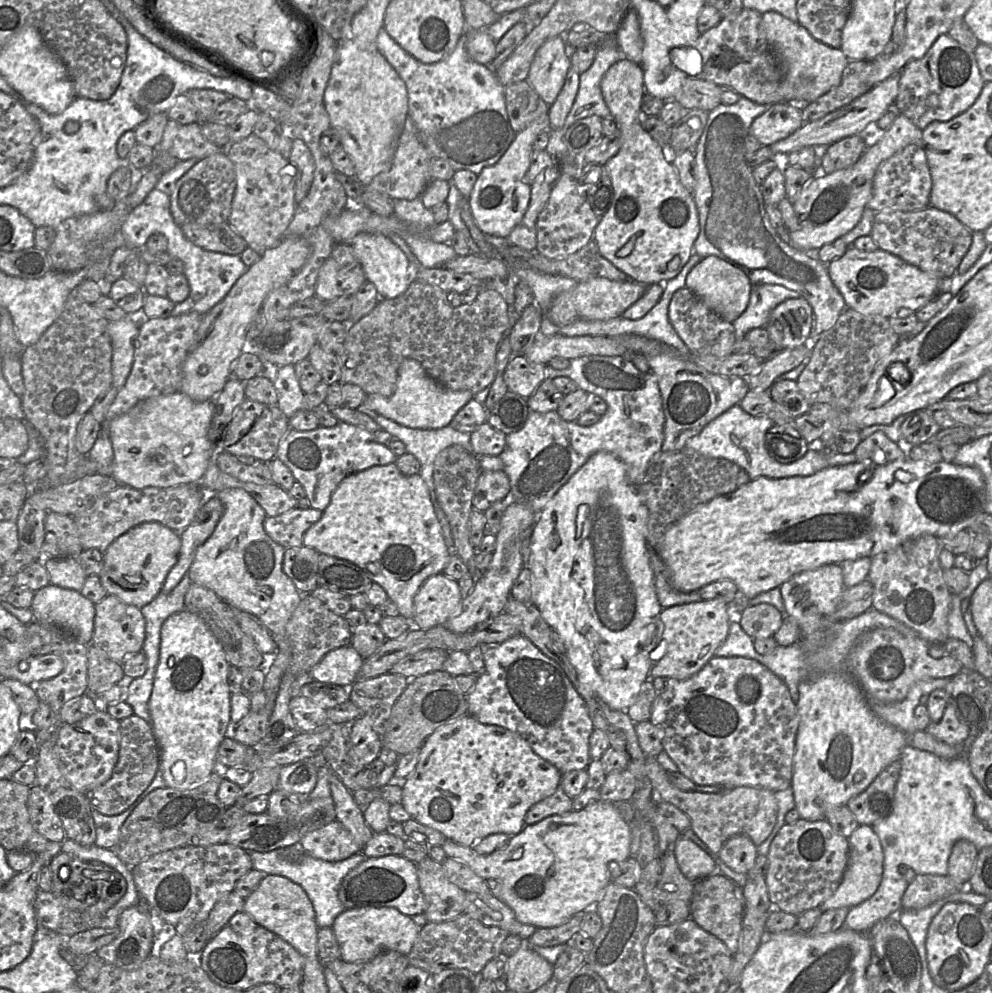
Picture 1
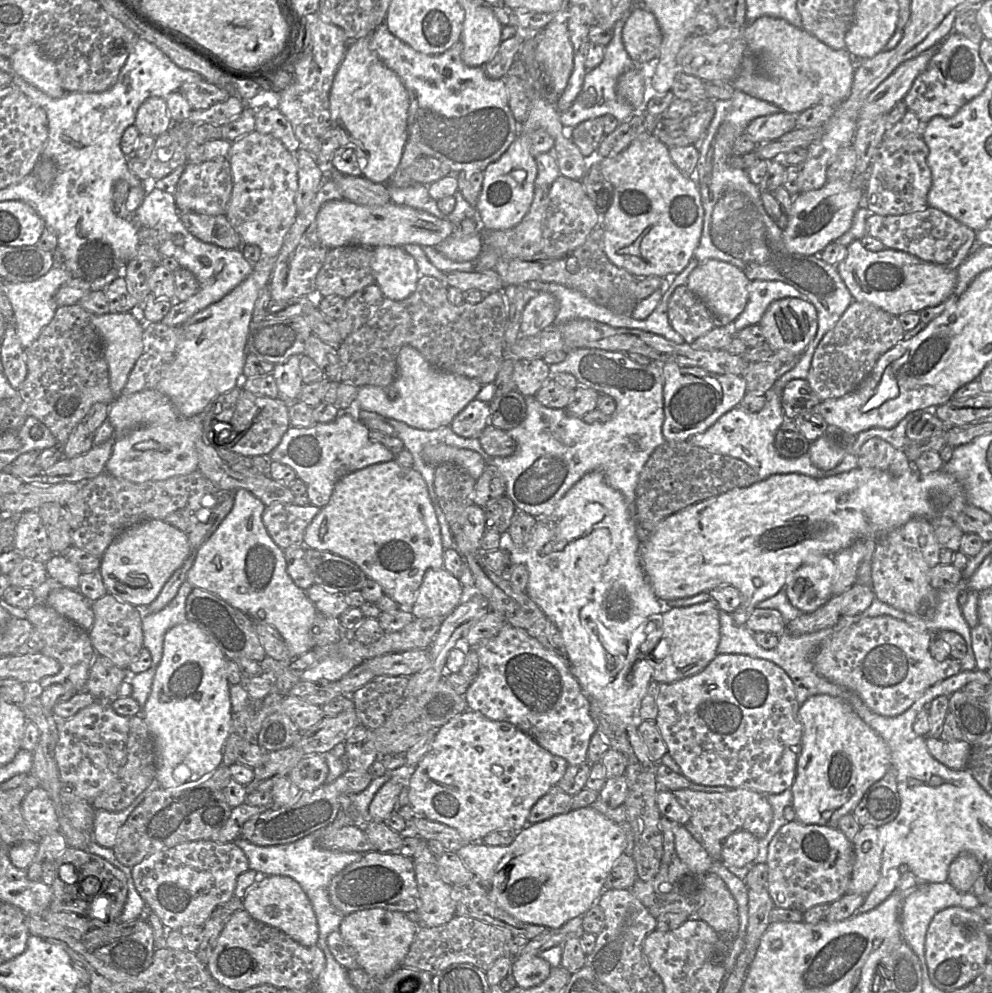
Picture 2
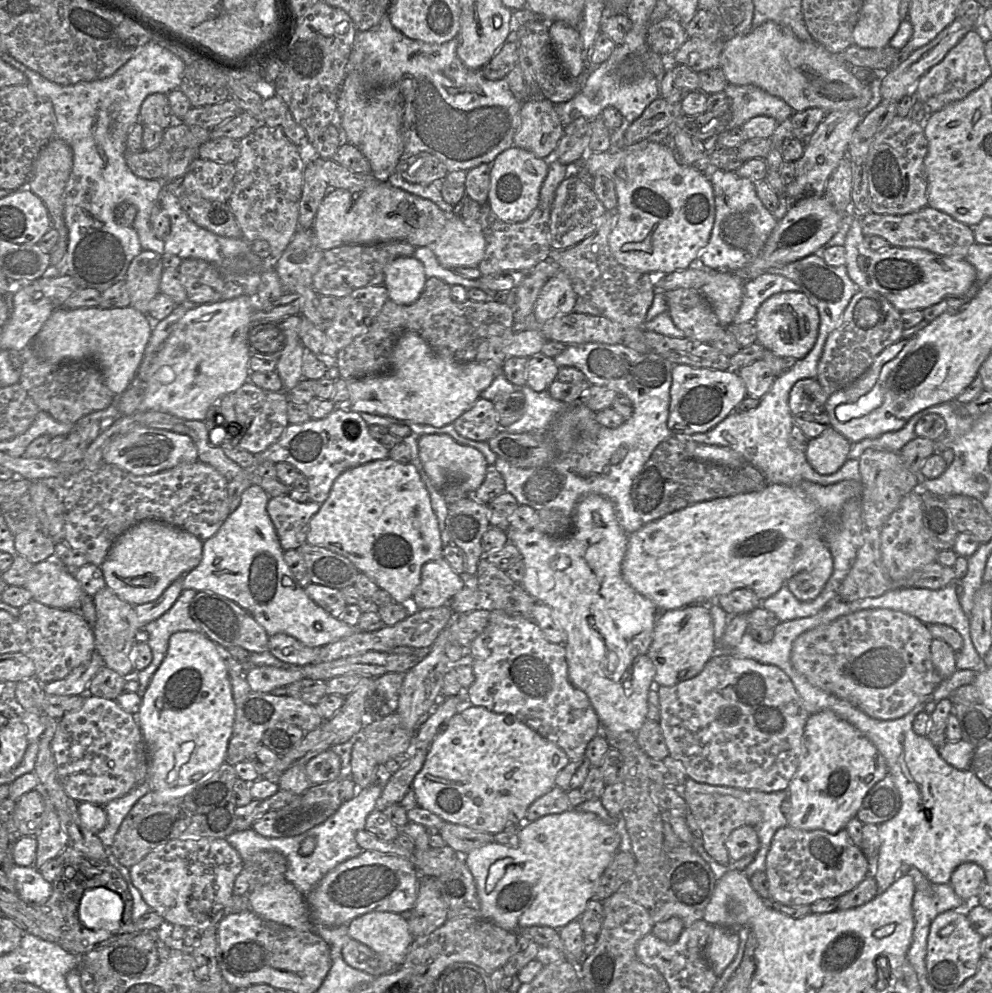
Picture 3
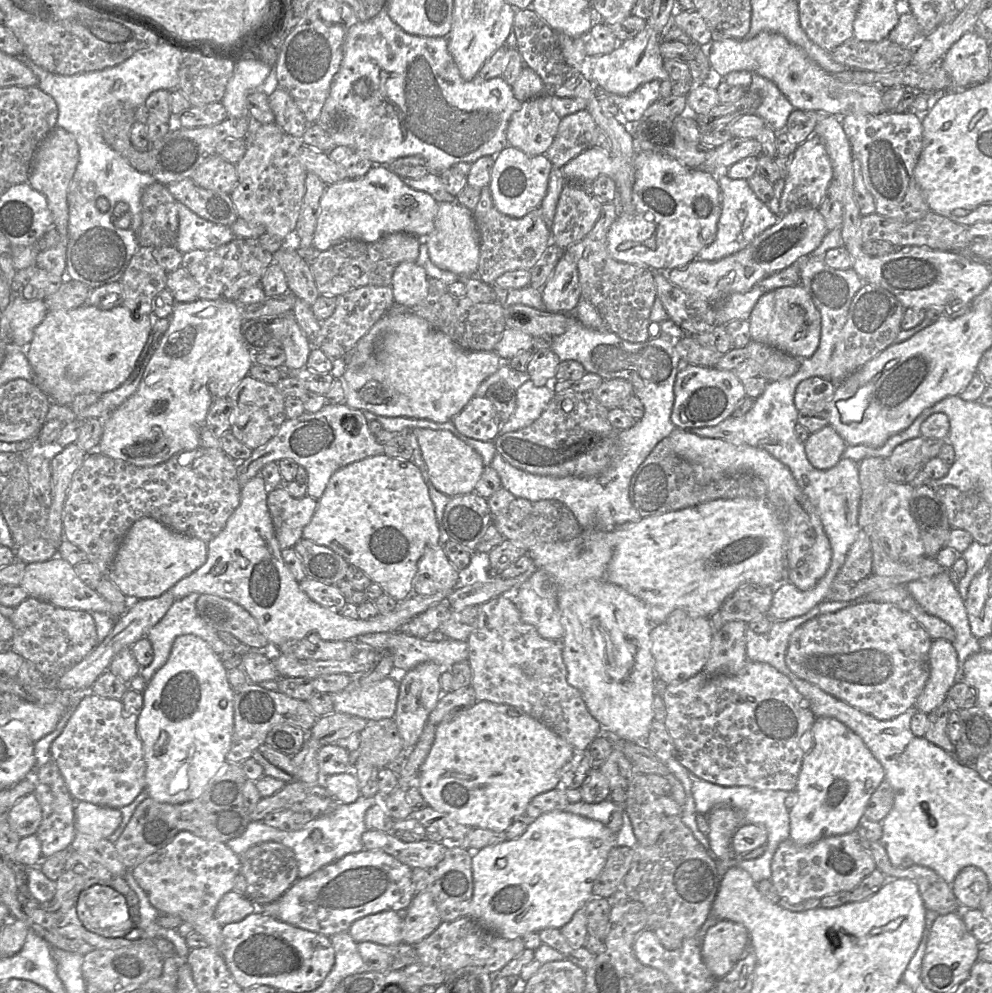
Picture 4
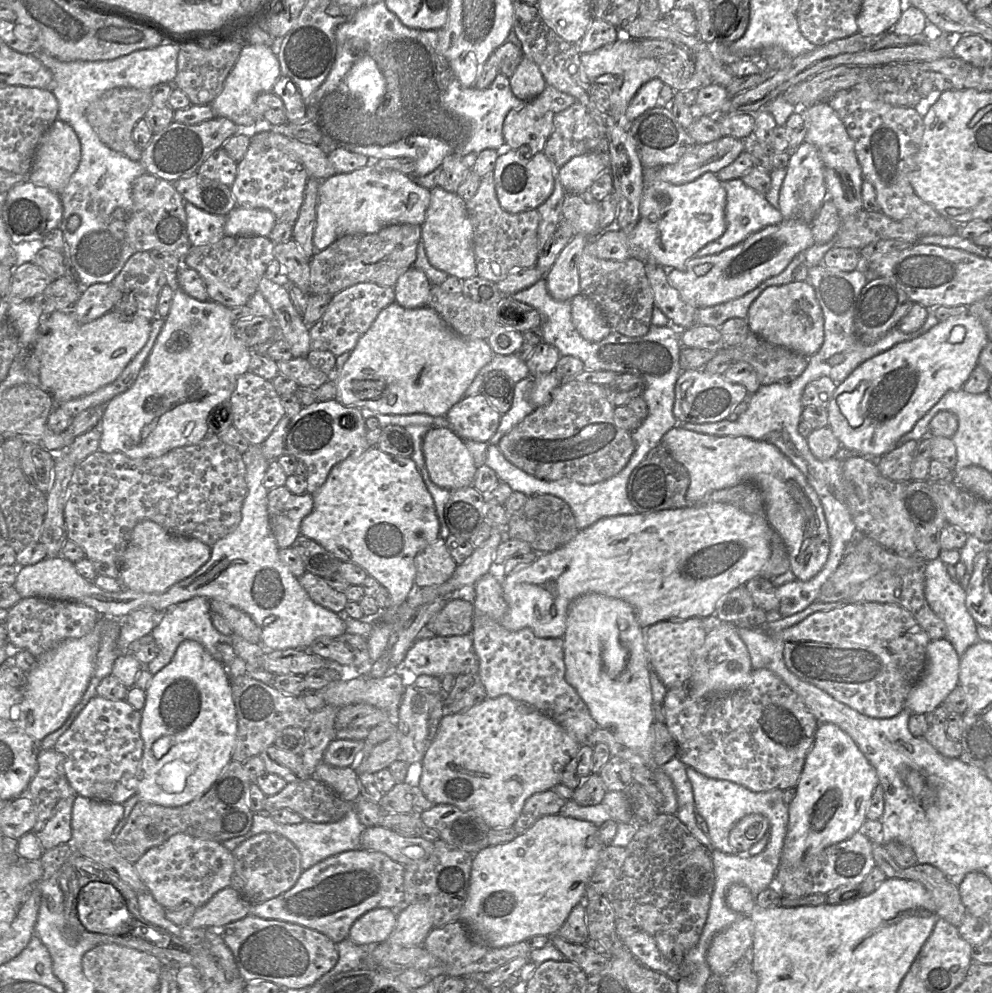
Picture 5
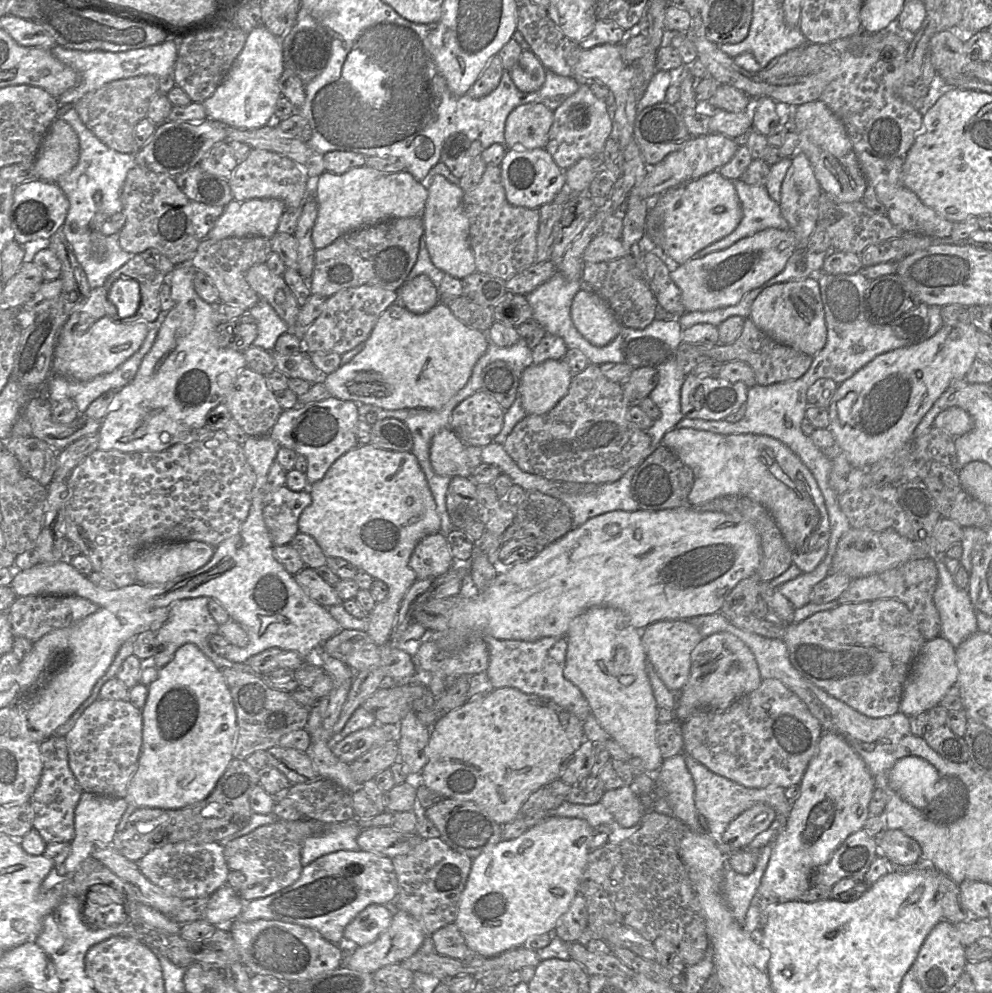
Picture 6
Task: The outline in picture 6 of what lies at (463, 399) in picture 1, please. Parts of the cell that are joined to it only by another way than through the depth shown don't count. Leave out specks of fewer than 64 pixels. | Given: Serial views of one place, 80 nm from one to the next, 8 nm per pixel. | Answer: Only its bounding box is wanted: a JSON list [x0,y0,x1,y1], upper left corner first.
[322,302,488,410]

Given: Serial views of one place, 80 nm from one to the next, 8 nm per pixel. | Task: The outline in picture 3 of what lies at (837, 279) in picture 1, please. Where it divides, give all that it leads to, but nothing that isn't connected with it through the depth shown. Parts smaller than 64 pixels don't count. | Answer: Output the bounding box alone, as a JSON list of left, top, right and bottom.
[844,215,976,312]

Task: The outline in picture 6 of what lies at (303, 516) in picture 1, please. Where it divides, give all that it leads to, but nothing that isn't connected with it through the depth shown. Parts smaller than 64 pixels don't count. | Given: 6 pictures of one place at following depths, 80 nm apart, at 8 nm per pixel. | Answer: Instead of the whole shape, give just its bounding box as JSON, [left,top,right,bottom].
[263,485,312,546]

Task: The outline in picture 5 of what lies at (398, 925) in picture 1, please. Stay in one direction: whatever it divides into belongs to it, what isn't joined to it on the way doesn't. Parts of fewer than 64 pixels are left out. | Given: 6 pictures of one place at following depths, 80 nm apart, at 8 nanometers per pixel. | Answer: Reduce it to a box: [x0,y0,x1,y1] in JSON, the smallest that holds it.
[348,908,397,947]

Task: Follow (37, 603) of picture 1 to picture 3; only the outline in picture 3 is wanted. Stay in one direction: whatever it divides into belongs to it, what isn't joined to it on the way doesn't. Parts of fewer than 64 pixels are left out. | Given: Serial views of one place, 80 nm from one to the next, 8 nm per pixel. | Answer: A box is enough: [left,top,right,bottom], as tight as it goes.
[24,559,87,609]

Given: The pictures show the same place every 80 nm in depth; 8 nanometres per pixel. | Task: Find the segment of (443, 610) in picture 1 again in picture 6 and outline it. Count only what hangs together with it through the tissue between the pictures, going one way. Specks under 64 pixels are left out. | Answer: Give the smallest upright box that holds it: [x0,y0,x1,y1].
[409,531,453,580]

